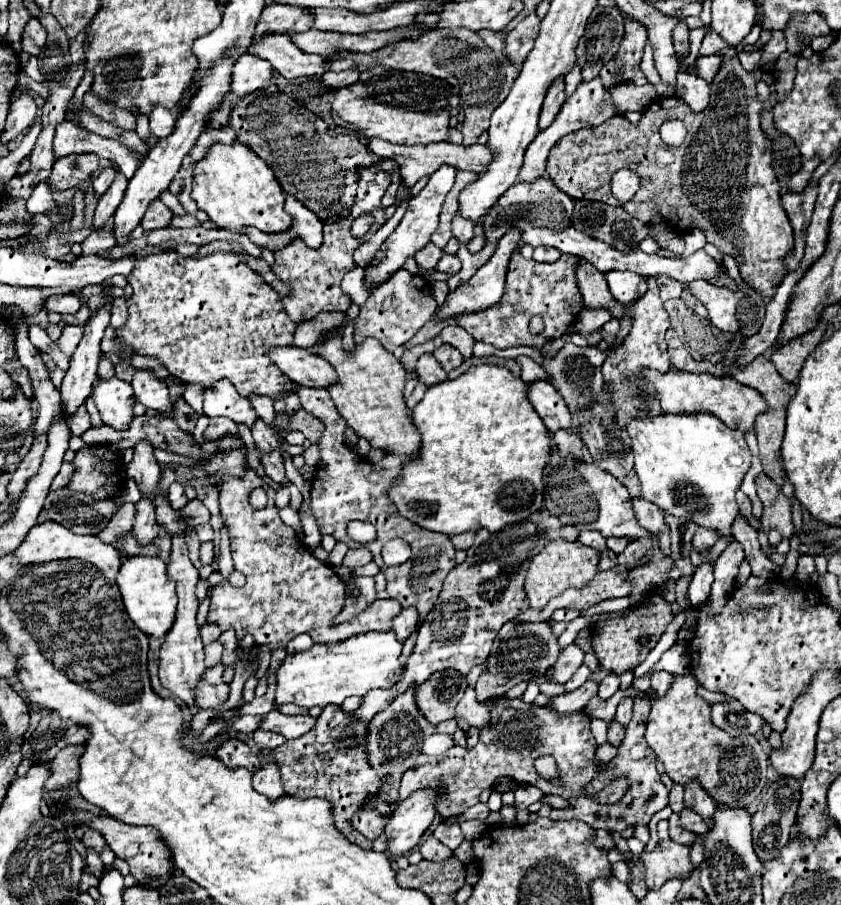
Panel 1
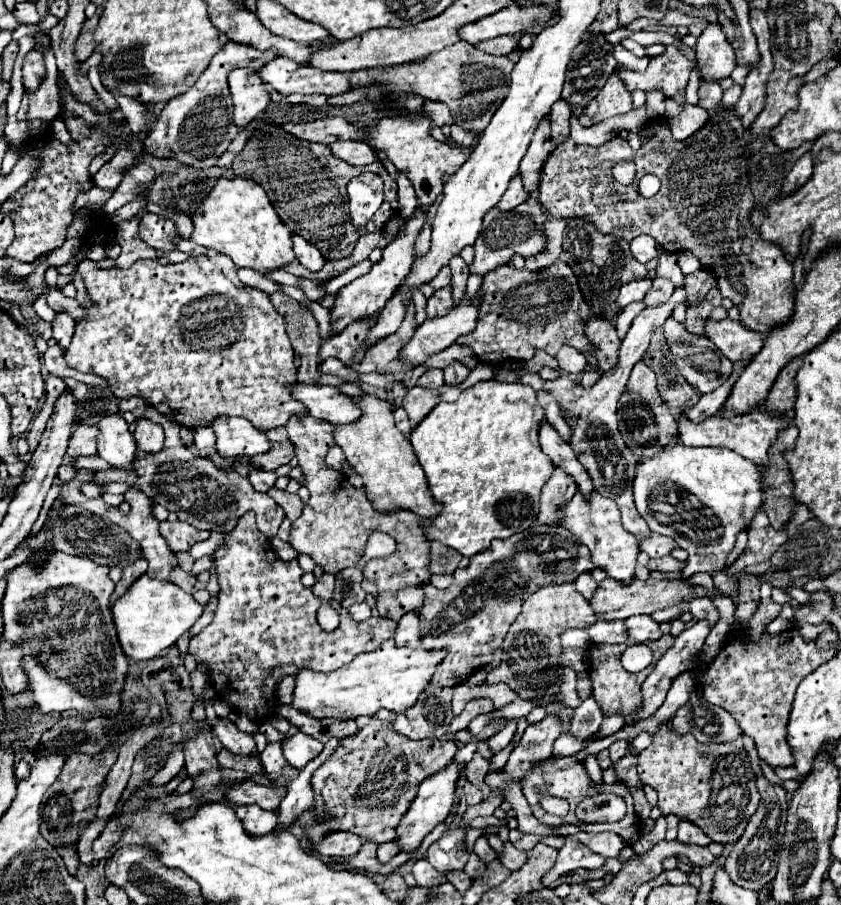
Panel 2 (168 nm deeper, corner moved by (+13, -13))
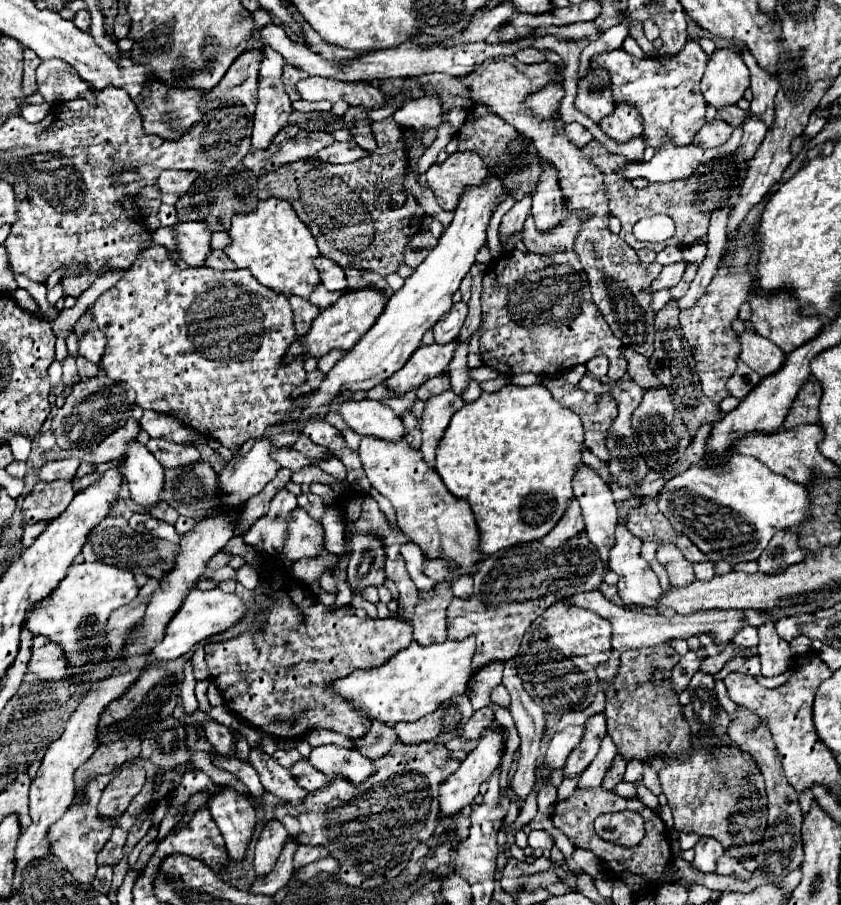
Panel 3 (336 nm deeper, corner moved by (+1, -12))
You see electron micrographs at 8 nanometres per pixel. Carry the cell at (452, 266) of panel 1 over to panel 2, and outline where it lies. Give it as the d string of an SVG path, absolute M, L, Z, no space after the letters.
M450 286L436 290L436 292L428 298L428 306L426 306L428 318L446 314L446 312L450 310L450 304L452 304L452 292L450 292Z

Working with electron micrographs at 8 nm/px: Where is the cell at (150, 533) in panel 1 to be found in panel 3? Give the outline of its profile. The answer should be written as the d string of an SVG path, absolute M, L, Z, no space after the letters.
M150 579L146 583L146 587L140 589L140 595L132 603L122 605L120 609L116 609L110 615L108 625L106 625L106 647L104 647L106 661L112 661L120 655L126 633L142 619L142 615L146 611L146 605L148 605L148 599L150 599L150 595L154 593L156 587L158 587L158 581Z

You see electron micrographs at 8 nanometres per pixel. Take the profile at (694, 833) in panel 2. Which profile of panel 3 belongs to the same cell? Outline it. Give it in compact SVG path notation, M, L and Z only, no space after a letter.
M700 837L694 851L696 851L696 857L690 865L694 869L702 871L702 873L714 873L716 871L716 861L724 855L722 845L716 839L710 839L710 837Z

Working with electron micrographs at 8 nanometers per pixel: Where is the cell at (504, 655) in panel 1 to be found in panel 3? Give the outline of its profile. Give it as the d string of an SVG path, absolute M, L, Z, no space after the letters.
M484 707L484 709L476 711L476 713L468 719L468 723L464 725L460 737L464 737L466 741L478 739L478 737L482 735L482 731L484 731L492 721L494 721L494 713L492 713L492 709L490 709L490 707Z

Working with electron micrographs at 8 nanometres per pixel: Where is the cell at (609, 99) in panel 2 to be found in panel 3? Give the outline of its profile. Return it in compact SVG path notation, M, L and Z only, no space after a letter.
M626 103L616 105L614 113L602 119L600 129L614 141L626 143L634 137L642 135L642 119L638 117L638 111Z

